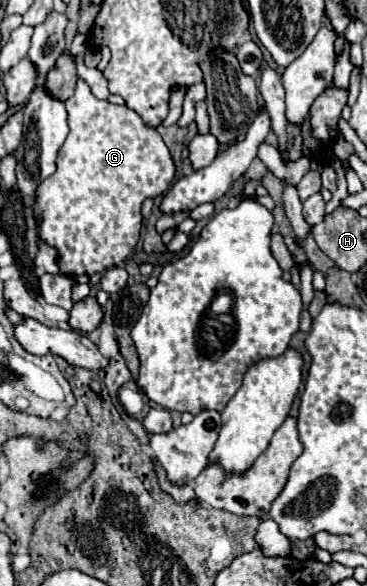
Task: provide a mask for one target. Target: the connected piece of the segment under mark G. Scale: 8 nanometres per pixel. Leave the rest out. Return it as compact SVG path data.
M81 77L77 79L75 93L65 101L65 107L69 113L69 135L59 151L57 171L37 189L35 213L41 217L37 235L41 235L41 239L45 239L49 245L57 247L61 255L61 271L91 277L121 265L133 253L143 219L141 203L147 197L157 197L171 187L175 167L167 145L153 127L145 127L133 109L93 97L89 85Z

